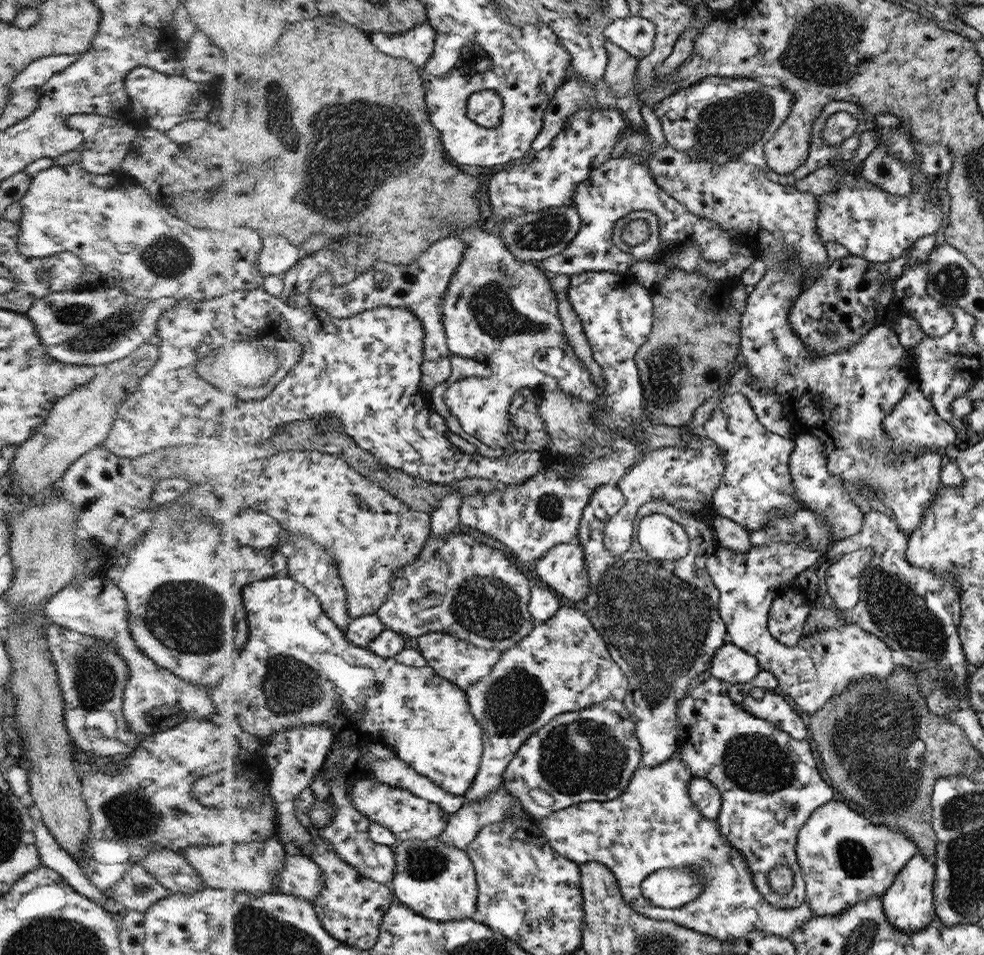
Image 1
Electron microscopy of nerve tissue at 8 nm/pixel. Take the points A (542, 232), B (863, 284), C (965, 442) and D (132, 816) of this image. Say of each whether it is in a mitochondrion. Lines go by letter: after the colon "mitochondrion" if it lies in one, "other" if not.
A: mitochondrion
B: other
C: other
D: mitochondrion

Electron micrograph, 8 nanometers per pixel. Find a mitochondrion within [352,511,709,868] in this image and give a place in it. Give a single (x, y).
(583, 756)

